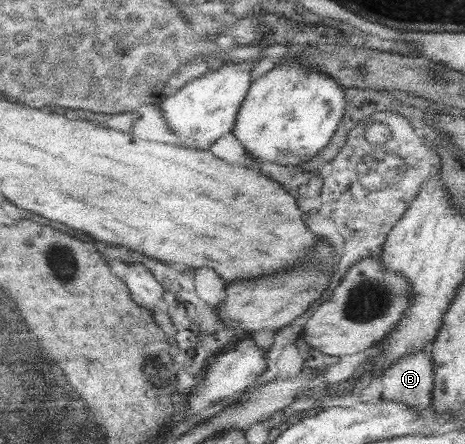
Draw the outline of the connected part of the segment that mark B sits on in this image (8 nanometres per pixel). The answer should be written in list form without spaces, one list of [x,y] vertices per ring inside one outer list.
[[[430,347],[410,352],[391,364],[383,376],[381,397],[395,402],[406,402],[423,412],[433,404],[433,387],[436,385],[434,362]]]

